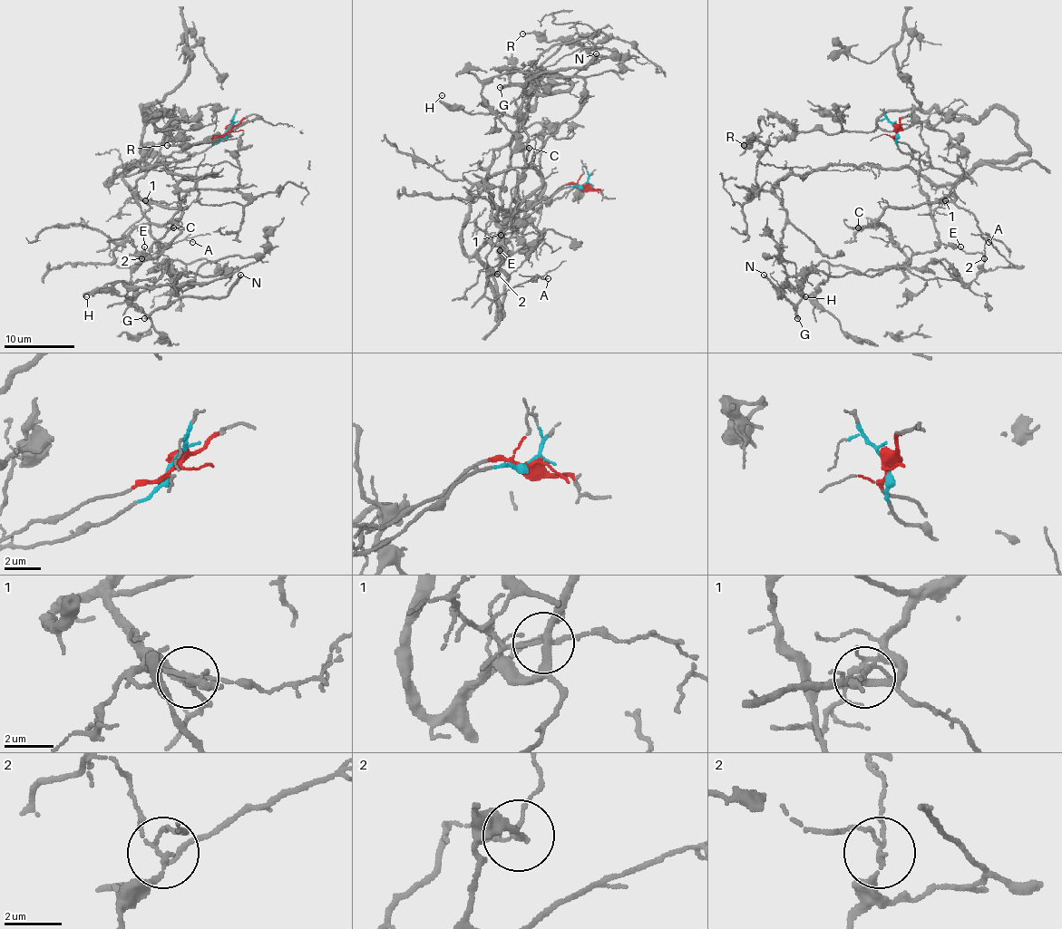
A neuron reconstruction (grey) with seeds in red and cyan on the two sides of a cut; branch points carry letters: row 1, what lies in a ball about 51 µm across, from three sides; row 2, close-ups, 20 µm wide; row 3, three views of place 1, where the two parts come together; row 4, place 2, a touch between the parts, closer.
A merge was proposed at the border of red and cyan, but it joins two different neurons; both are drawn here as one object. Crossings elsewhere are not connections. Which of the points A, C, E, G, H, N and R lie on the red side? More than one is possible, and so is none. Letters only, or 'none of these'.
A, E, G, H, N

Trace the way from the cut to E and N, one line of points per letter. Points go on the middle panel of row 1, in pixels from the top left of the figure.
E: (584, 186), (492, 208), (511, 228), (515, 197), (487, 260), (497, 275), (499, 249)
N: (584, 186), (492, 216), (511, 228), (526, 85), (597, 53)

